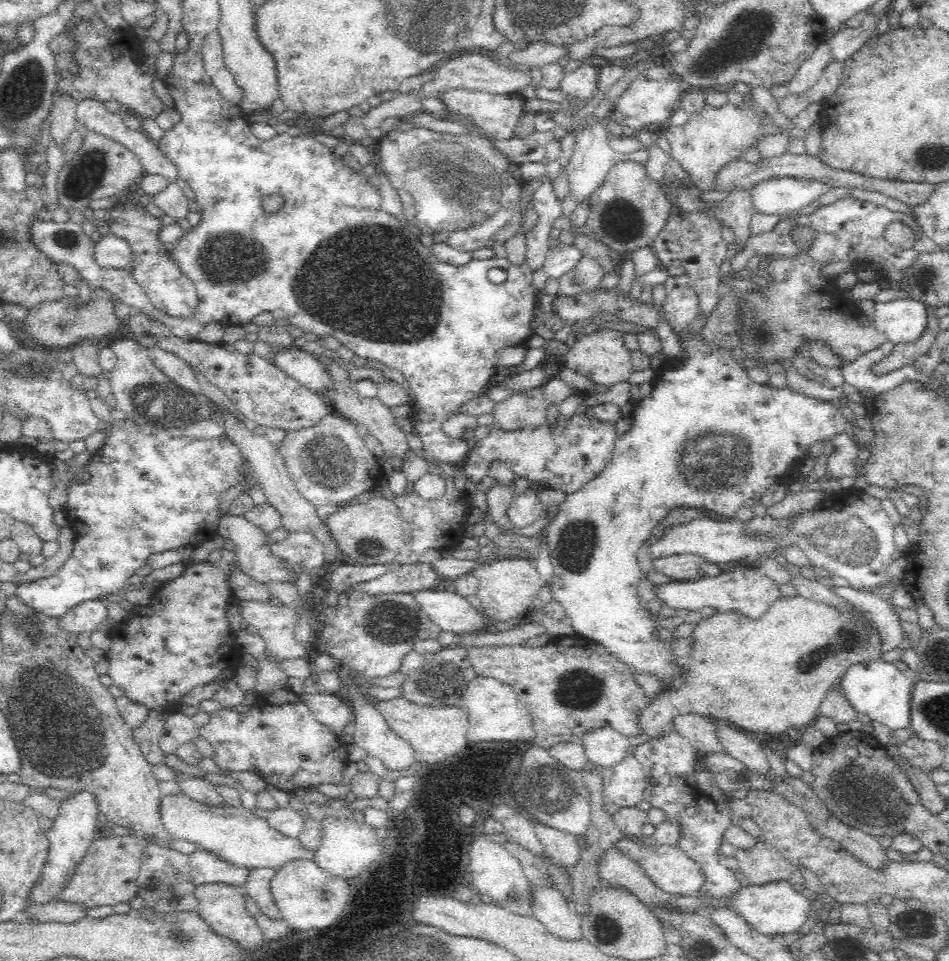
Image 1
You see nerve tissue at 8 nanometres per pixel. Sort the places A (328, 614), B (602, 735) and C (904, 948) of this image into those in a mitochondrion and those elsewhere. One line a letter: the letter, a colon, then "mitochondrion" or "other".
A: other
B: other
C: other

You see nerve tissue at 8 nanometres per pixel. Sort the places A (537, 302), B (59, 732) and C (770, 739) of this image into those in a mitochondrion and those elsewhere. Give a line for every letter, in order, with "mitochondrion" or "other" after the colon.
A: other
B: mitochondrion
C: other

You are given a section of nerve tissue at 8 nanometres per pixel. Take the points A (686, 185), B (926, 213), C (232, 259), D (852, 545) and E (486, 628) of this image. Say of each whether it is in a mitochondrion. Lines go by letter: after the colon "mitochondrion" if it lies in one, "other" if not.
A: other
B: other
C: mitochondrion
D: mitochondrion
E: other

